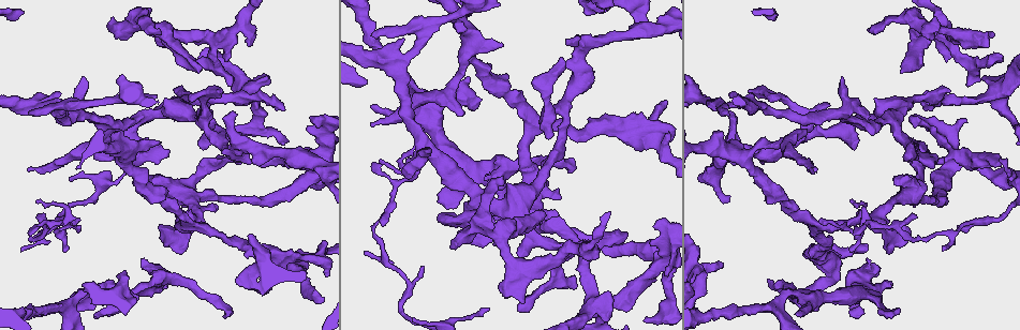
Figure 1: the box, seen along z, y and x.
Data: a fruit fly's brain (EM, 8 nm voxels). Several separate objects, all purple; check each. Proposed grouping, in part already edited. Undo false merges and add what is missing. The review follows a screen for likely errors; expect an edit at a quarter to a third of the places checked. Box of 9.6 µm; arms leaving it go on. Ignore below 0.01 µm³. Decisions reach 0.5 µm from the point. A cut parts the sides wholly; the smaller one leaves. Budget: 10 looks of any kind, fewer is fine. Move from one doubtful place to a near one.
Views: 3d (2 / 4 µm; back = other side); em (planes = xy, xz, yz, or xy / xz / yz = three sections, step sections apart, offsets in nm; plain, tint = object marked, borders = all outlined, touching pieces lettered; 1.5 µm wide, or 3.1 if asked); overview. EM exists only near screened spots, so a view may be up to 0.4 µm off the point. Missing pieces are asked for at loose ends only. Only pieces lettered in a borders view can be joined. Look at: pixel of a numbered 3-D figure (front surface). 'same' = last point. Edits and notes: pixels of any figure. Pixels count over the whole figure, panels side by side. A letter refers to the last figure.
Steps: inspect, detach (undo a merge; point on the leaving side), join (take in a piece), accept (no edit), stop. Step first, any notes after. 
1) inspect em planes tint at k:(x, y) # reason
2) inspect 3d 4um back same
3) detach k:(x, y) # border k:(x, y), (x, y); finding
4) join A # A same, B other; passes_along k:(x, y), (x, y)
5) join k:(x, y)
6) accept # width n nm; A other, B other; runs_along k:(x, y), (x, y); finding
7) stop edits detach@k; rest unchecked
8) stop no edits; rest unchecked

inspect em xy step 8 tint at 1:(899, 309) # free end

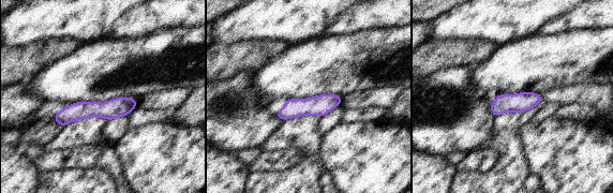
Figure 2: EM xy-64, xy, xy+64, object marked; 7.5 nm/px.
inspect em planes borders same # another direction

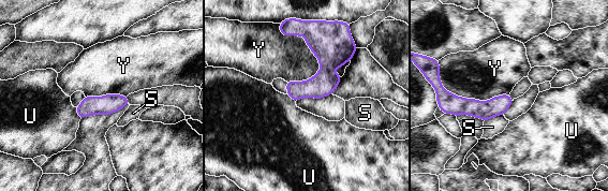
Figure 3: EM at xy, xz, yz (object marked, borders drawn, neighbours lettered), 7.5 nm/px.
accept # width 120 nm; S other, U other, Y other; no lettered piece goes on from it

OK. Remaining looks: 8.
inspect 3d 4um at 1:(903, 228)

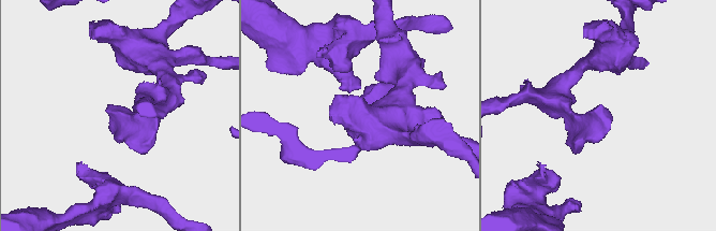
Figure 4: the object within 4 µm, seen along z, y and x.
inspect em planes borders at 4:(599, 105)

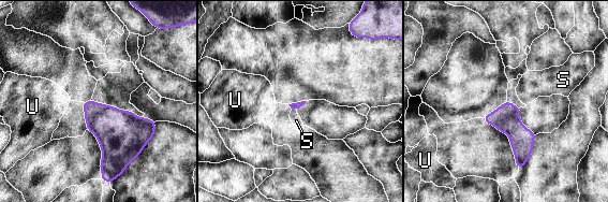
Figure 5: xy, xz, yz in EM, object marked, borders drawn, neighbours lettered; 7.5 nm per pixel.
accept # S other, U other; none of them fits

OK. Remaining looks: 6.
inspect 3d 2um at 1:(723, 265) # free end

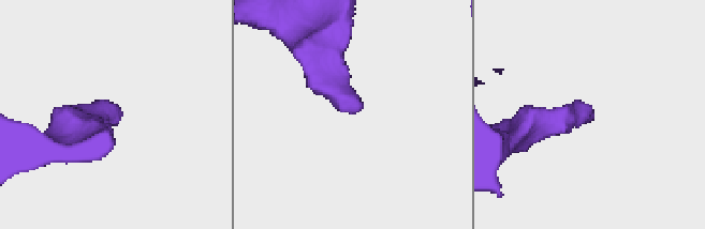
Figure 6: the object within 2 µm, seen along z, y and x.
inspect em xy step 4 borders at 6:(352, 113)

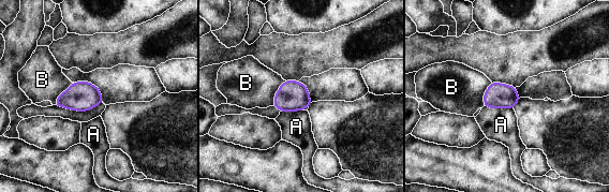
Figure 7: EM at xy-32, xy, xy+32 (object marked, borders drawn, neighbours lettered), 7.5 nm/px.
inspect em planes borders same # another direction

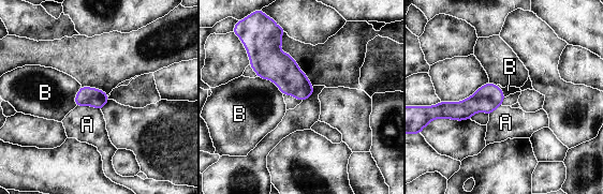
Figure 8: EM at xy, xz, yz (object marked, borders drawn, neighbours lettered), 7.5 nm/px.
accept # A other, B other; none of them fits

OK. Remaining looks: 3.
inspect 3d 2um at 1:(415, 86) # branch point

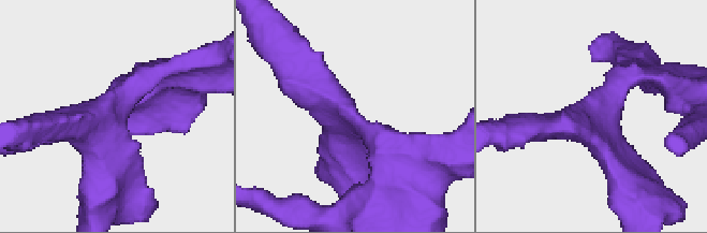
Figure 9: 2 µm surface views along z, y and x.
inspect em planes plain at 9:(110, 110)

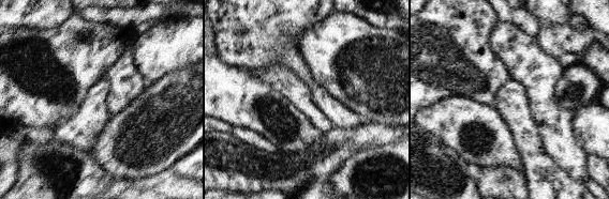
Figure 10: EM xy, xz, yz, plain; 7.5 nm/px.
inspect em planes borders same

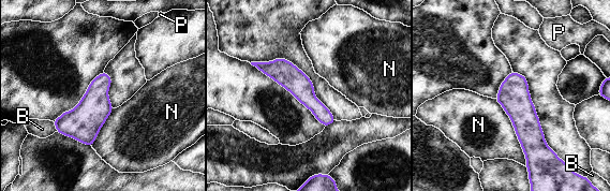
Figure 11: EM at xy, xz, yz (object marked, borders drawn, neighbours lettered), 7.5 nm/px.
accept # B other, N other, P other; runs_along 11:(257, 64), (280, 70), (331, 119); continuous, no second neuron

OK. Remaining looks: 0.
stop no edits; rest unchecked

